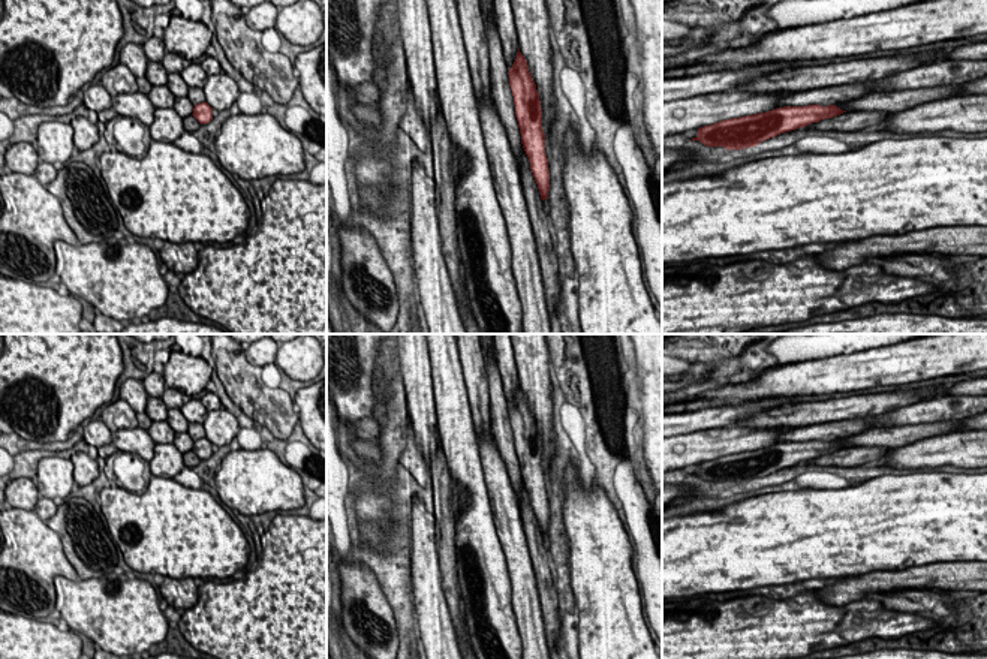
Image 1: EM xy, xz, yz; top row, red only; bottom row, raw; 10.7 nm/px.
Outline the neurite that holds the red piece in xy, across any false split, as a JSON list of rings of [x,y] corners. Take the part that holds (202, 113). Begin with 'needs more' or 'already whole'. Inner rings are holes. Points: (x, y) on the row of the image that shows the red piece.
already whole; [[[198,103],[193,108],[193,114],[192,114],[201,124],[207,124],[213,120],[213,108],[207,103]]]

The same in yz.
already whole; [[[836,105],[783,106],[773,111],[722,120],[698,129],[692,141],[707,147],[725,147],[726,150],[743,150],[756,147],[762,141],[780,133],[806,127],[825,118],[833,118],[846,111]]]

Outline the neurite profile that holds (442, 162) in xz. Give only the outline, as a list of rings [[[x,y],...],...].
[[[442,108],[434,117],[434,124],[431,127],[431,157],[434,183],[439,198],[439,231],[442,238],[442,252],[448,274],[451,279],[452,289],[455,292],[457,304],[463,319],[463,286],[460,279],[460,259],[457,246],[457,226],[455,226],[455,184],[452,181],[452,157],[451,157],[451,139],[448,133],[446,120],[443,117]]]

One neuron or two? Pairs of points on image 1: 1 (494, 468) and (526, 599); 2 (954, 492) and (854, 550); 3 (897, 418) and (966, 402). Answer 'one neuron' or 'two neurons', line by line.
1: one neuron
2: one neuron
3: one neuron

